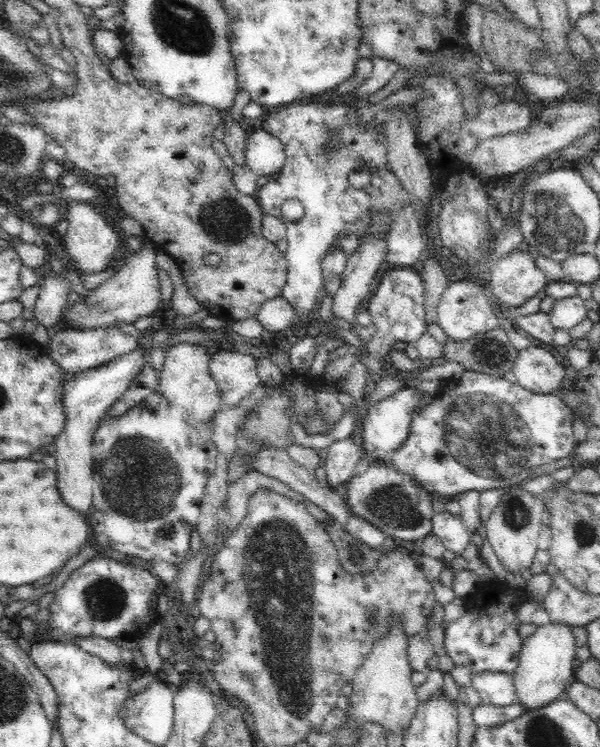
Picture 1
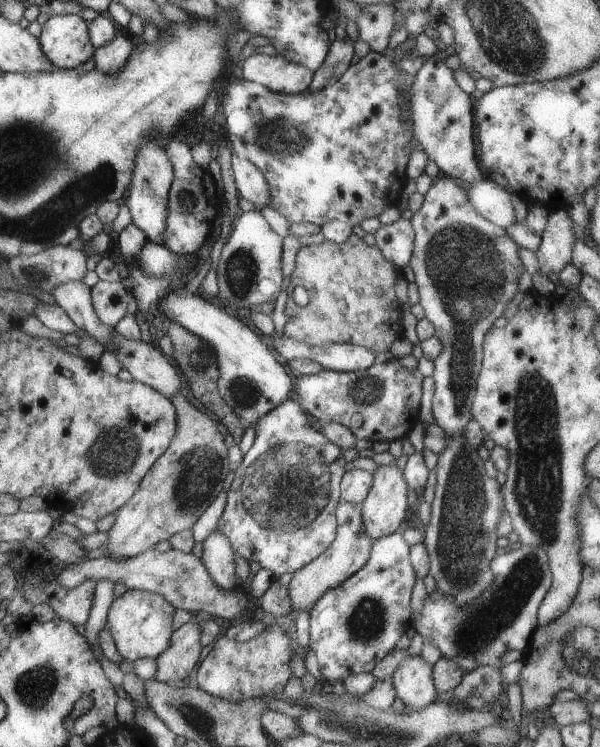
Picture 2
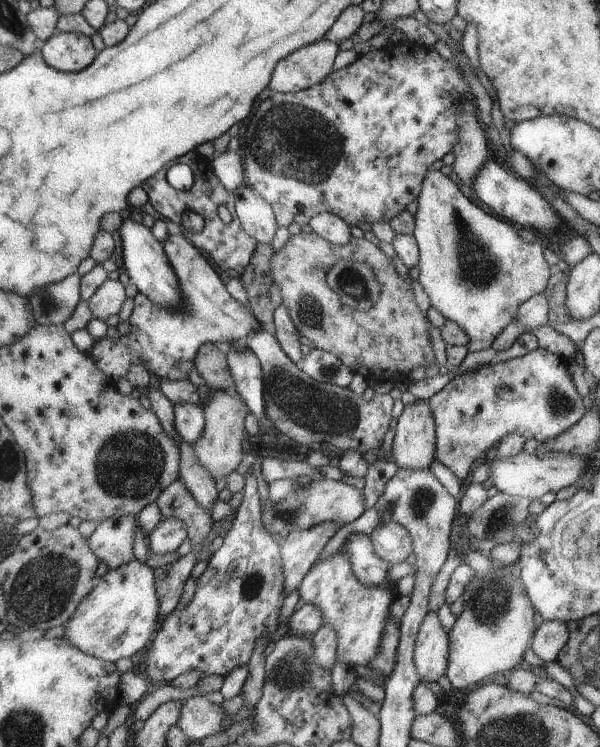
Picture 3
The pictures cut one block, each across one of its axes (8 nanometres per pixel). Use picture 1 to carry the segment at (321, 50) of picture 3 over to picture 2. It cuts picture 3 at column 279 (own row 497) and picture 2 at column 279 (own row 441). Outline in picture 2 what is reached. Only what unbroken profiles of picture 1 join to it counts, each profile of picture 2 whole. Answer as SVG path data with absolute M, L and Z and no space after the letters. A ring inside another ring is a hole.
M255 54L241 62L241 76L246 81L262 84L273 92L299 94L308 88L312 72L289 62L281 55Z

